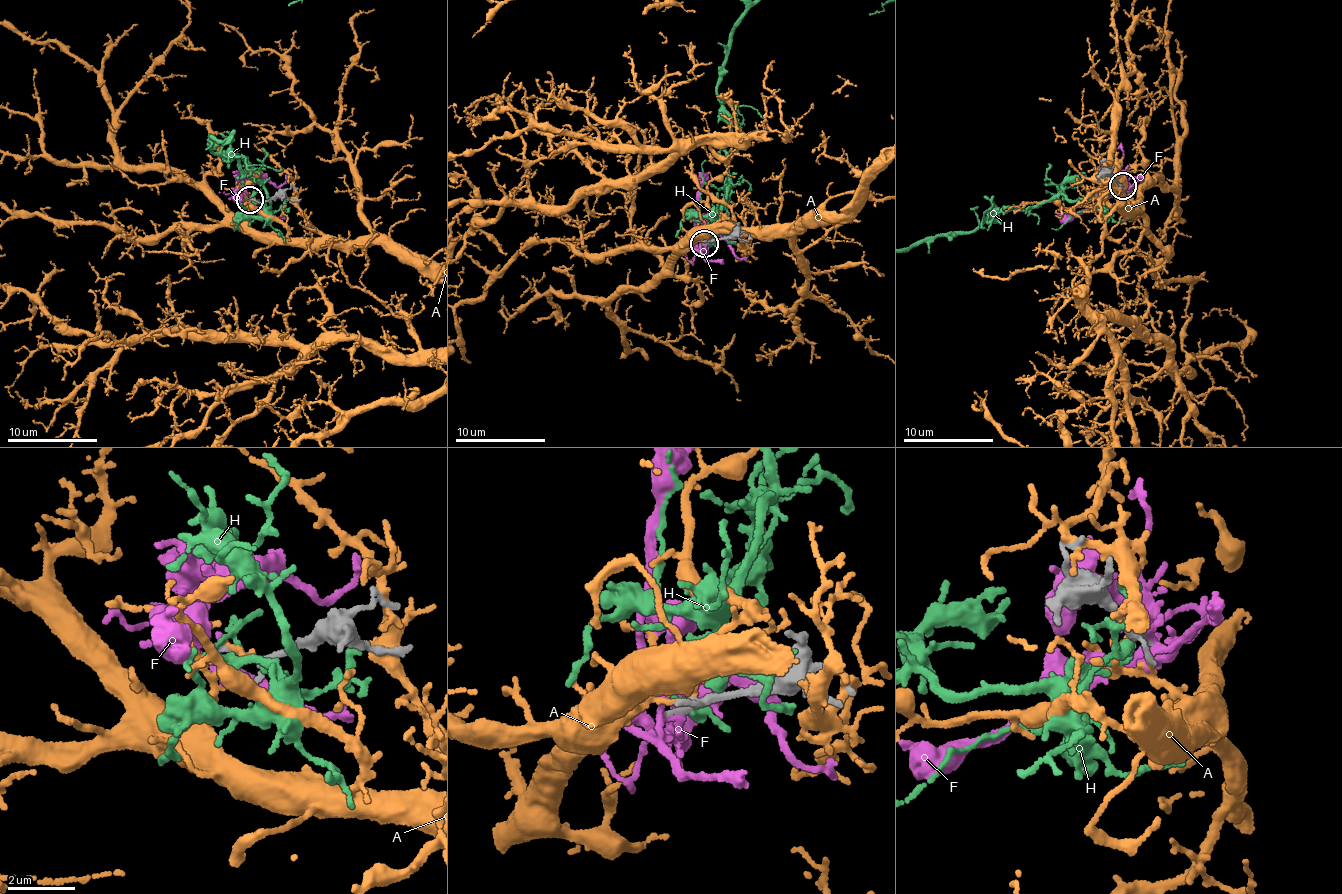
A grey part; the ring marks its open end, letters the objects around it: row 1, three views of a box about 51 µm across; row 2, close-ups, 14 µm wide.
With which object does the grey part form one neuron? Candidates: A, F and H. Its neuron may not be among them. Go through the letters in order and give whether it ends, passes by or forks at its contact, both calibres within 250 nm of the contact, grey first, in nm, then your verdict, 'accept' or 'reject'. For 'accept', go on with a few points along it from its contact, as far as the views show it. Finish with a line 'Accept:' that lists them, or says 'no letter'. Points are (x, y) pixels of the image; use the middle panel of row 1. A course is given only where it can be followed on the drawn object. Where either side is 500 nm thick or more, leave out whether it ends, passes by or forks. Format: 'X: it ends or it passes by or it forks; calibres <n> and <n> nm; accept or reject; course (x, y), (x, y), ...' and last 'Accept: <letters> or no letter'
A: it ends; calibres 160 and 140 nm; reject
F: it passes by; calibres 190 and 170 nm; accept
H: it passes by; calibres 160 and 150 nm; reject
Accept: F

